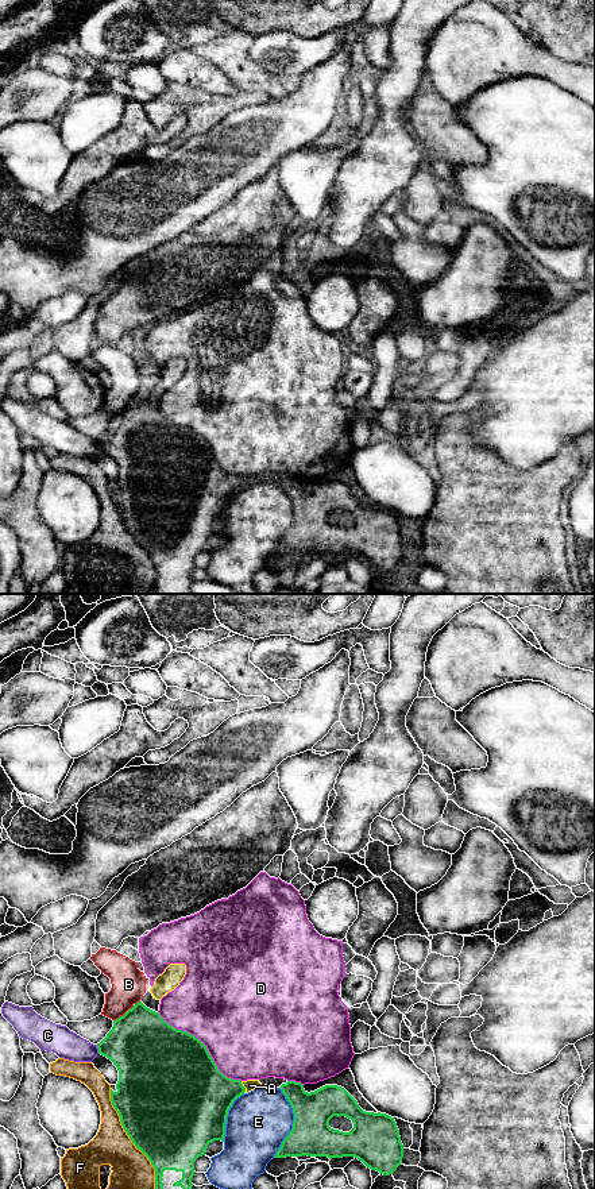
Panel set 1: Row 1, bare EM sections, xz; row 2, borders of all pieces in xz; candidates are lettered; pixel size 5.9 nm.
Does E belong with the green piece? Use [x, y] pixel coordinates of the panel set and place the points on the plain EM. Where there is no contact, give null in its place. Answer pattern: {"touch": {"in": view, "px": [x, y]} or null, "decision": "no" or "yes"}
{"touch": {"in": "xz", "px": [293, 518]}, "decision": "no"}

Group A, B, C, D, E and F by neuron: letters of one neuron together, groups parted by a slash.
A / B / C / D / E / F

